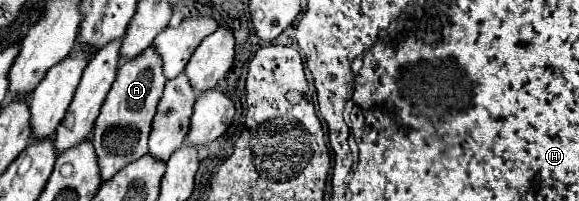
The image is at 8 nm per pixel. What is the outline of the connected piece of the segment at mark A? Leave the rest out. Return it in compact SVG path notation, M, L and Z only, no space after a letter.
M154 45L144 51L144 55L136 55L136 59L128 59L128 63L120 65L116 81L102 105L92 131L92 143L96 147L102 181L108 181L114 173L140 159L148 151L148 135L152 119L156 115L156 103L164 93L166 81L168 79L164 79L162 59L160 55L156 55Z

